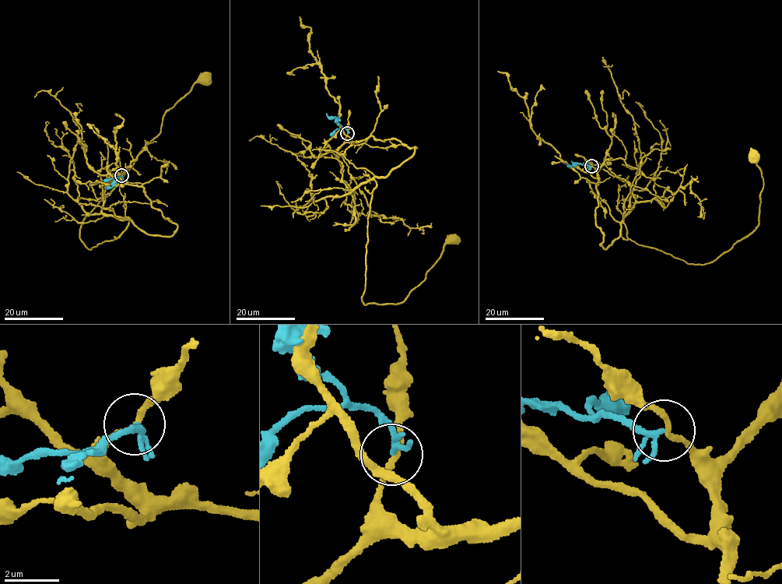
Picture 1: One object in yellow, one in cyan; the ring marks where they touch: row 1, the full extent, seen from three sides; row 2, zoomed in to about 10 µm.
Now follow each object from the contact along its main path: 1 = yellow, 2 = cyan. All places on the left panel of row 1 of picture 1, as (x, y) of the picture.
1: (121, 175), (176, 232), (128, 219), (89, 249), (83, 219), (205, 81)
2: (121, 175), (115, 180), (113, 186), (105, 187)

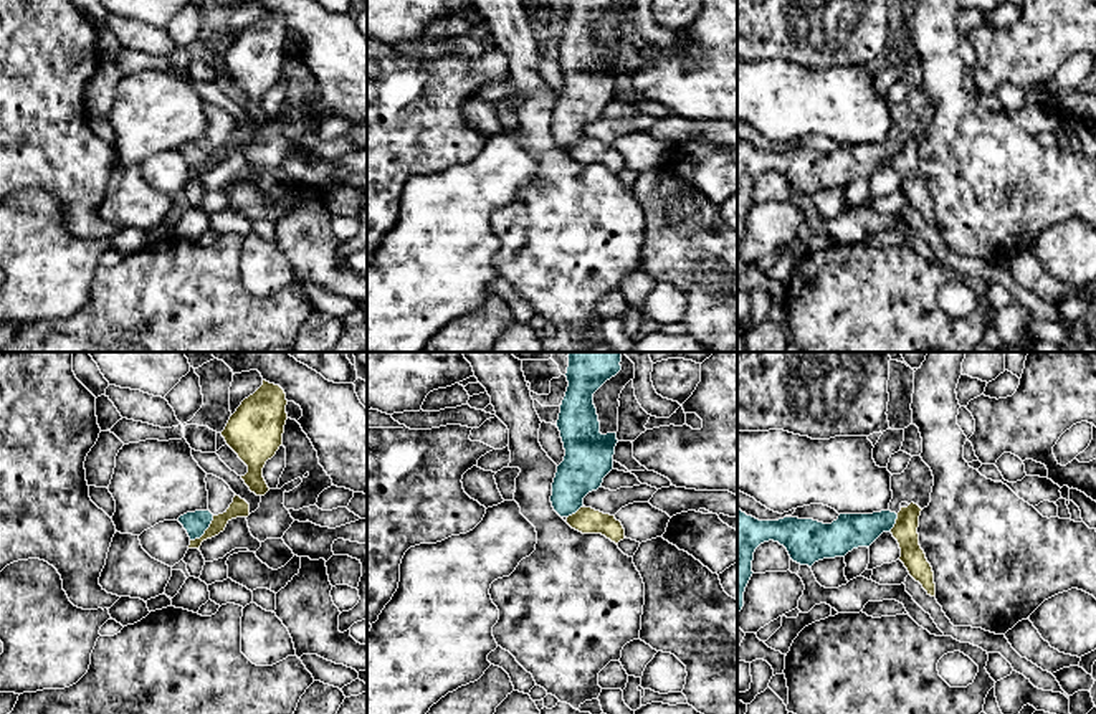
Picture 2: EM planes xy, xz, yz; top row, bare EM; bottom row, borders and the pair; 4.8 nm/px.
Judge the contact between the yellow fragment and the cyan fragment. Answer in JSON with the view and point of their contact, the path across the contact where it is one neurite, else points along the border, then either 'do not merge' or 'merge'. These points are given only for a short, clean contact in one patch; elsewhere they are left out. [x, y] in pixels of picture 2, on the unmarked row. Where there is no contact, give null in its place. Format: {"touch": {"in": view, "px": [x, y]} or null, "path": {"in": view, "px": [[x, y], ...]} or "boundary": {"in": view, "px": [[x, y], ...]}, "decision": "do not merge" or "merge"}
{"touch": {"in": "xy", "px": [205, 161]}, "boundary": {"in": "xy", "px": [[214, 146], [209, 157], [190, 171]]}, "decision": "do not merge"}

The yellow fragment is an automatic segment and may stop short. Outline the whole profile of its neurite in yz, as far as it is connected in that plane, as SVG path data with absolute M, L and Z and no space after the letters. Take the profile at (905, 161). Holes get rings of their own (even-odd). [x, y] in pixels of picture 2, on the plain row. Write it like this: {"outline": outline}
{"outline": "M914 132L908 137L901 137L891 164L899 174L899 190L908 198L909 205L922 215L927 225L936 226L934 202L919 175L917 157L921 140L922 139Z"}

